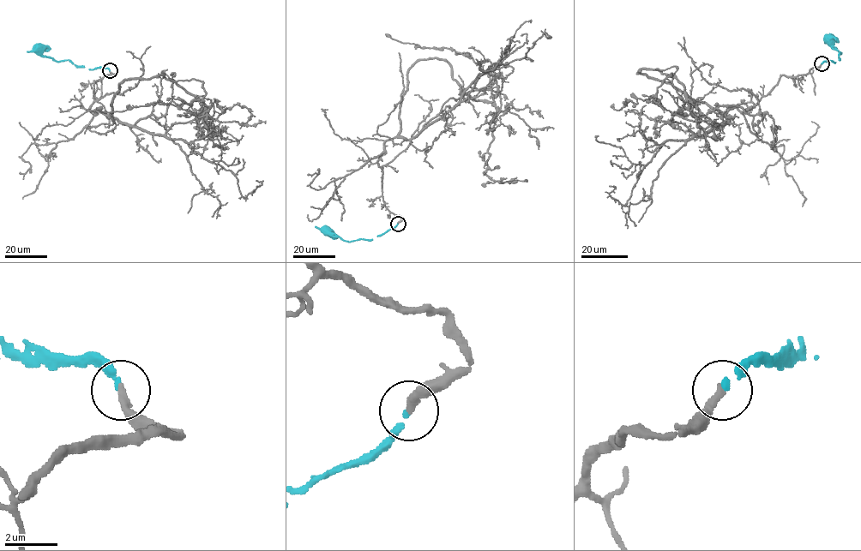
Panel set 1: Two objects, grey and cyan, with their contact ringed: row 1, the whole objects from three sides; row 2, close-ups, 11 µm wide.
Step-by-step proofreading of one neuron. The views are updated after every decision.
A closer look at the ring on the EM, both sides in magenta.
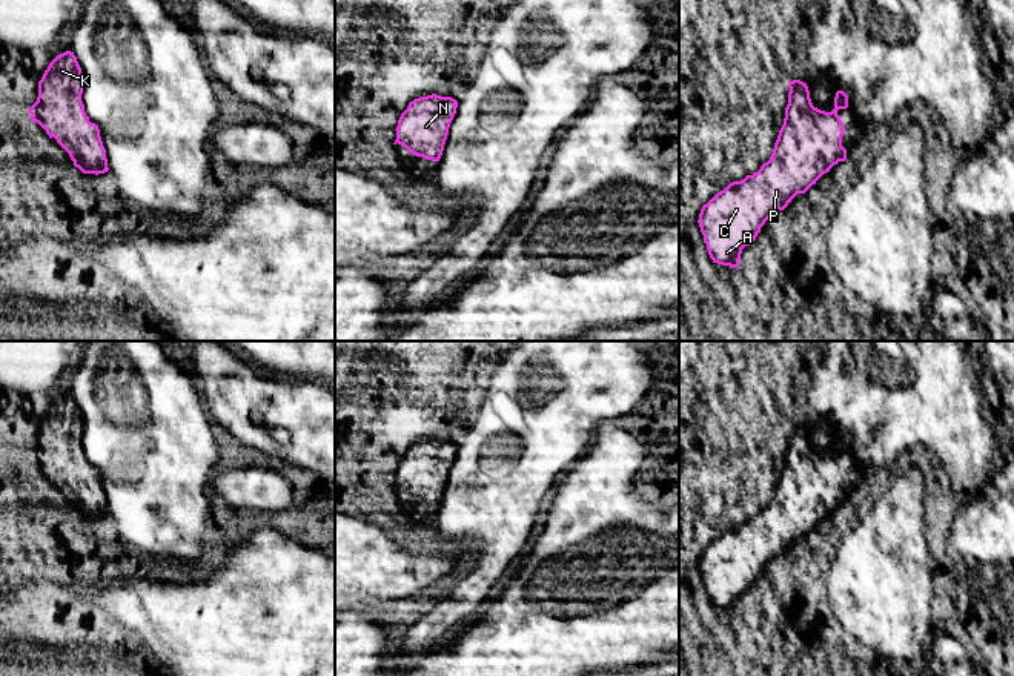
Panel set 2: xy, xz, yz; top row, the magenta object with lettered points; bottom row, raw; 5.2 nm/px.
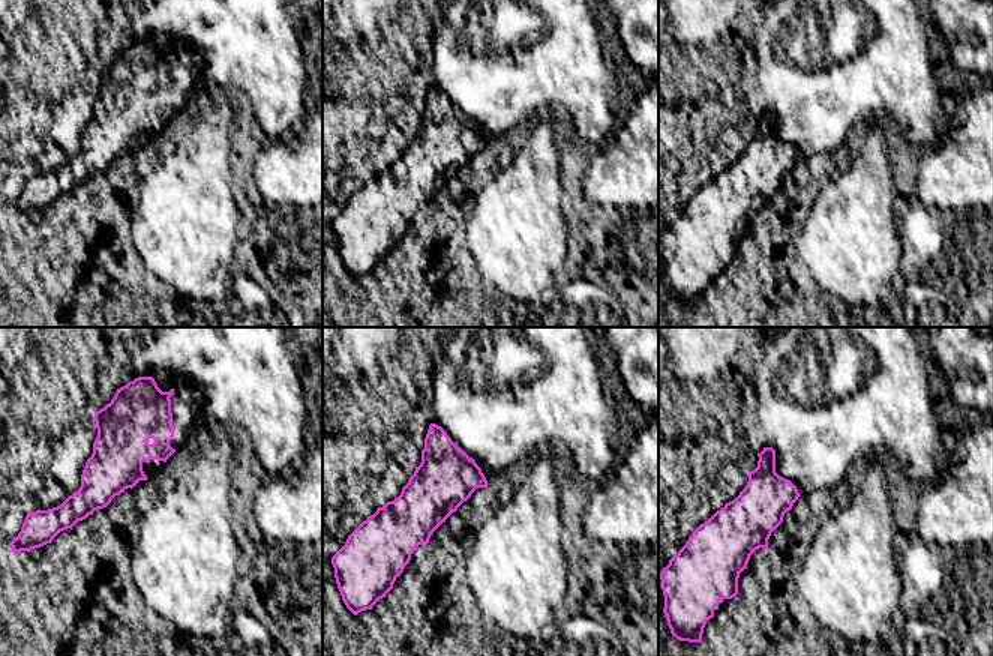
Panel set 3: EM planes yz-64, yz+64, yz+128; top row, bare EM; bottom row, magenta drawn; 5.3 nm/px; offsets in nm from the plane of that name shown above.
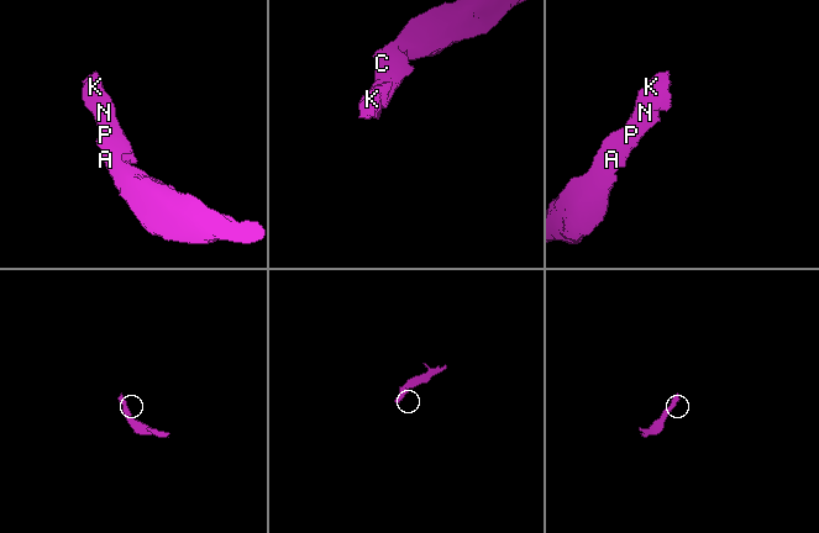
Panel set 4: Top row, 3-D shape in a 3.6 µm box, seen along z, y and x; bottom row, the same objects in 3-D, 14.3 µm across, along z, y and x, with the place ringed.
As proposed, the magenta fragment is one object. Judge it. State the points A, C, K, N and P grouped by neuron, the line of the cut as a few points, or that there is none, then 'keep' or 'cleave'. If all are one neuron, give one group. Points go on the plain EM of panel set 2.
A C K N P; no cut; keep

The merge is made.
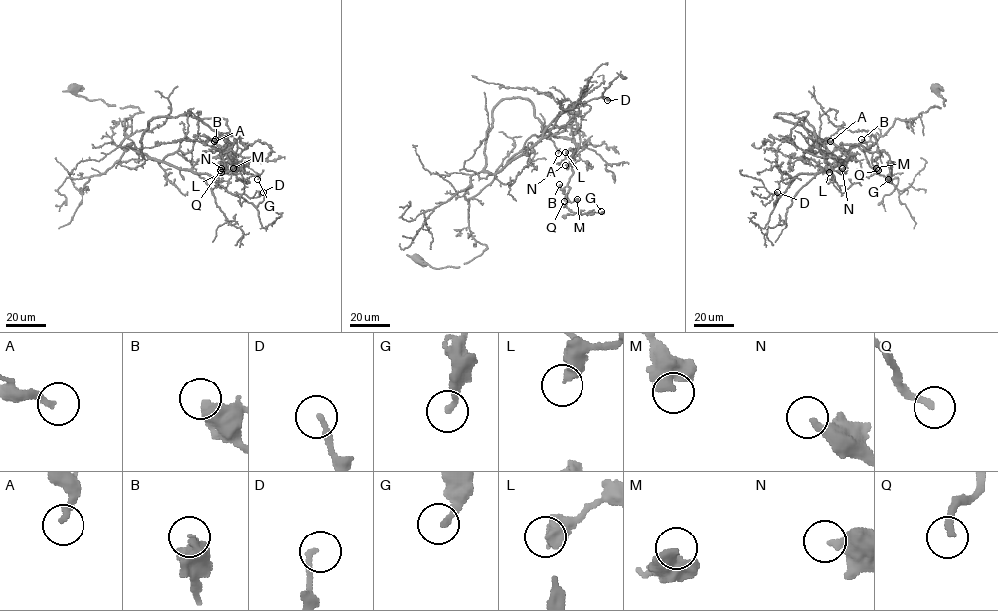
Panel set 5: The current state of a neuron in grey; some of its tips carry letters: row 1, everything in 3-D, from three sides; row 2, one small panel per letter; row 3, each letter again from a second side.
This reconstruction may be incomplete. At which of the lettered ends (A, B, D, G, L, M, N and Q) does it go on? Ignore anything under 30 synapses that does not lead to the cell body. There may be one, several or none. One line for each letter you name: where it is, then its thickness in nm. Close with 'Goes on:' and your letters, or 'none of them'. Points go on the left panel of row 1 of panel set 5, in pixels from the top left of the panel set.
Q: Place: (220, 170). Thickness 240 nm
Goes on: Q

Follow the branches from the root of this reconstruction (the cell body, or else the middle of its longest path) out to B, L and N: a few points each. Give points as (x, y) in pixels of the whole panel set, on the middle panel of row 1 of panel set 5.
B: (415, 260), (441, 269), (479, 256), (471, 177), (570, 127), (573, 174), (559, 184)
L: (415, 260), (458, 267), (487, 248), (469, 229), (473, 175), (552, 128), (571, 128), (565, 152)
N: (415, 260), (458, 267), (487, 248), (469, 229), (473, 175), (570, 127), (585, 147), (565, 165)

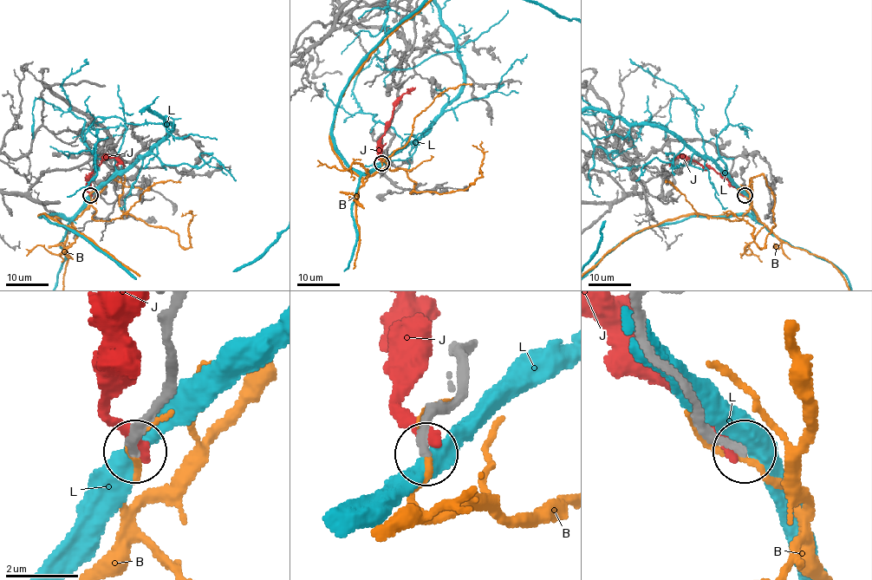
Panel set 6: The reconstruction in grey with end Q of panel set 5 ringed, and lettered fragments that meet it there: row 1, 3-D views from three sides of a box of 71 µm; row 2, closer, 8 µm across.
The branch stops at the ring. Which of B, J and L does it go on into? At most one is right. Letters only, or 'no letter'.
no letter

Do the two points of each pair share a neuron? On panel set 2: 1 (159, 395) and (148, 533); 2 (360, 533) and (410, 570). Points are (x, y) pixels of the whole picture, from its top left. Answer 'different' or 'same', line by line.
1: same
2: same

